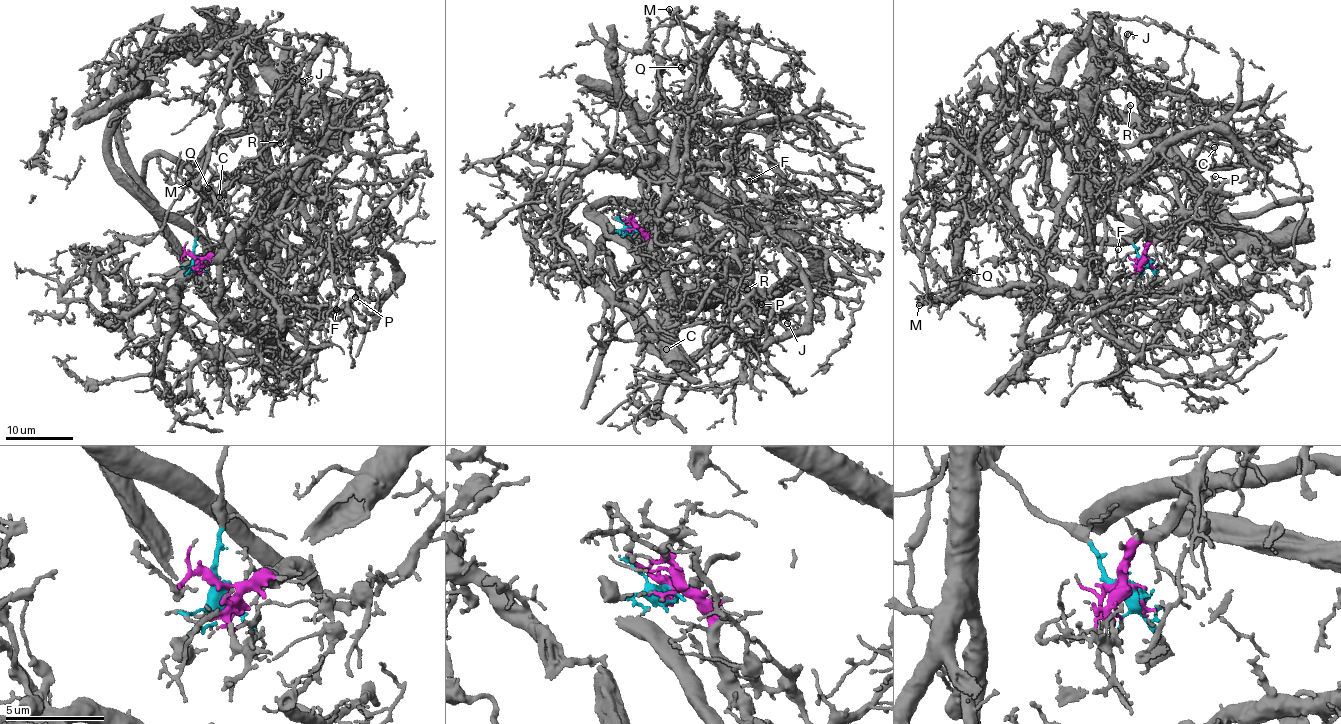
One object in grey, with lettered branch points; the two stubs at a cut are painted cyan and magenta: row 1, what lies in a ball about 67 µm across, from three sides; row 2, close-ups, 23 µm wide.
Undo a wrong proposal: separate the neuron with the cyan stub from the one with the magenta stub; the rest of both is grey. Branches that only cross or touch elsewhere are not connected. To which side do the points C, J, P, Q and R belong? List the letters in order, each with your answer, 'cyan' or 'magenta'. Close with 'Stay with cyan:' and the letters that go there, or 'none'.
C: magenta
J: magenta
P: magenta
Q: cyan
R: magenta
Stay with cyan: Q

